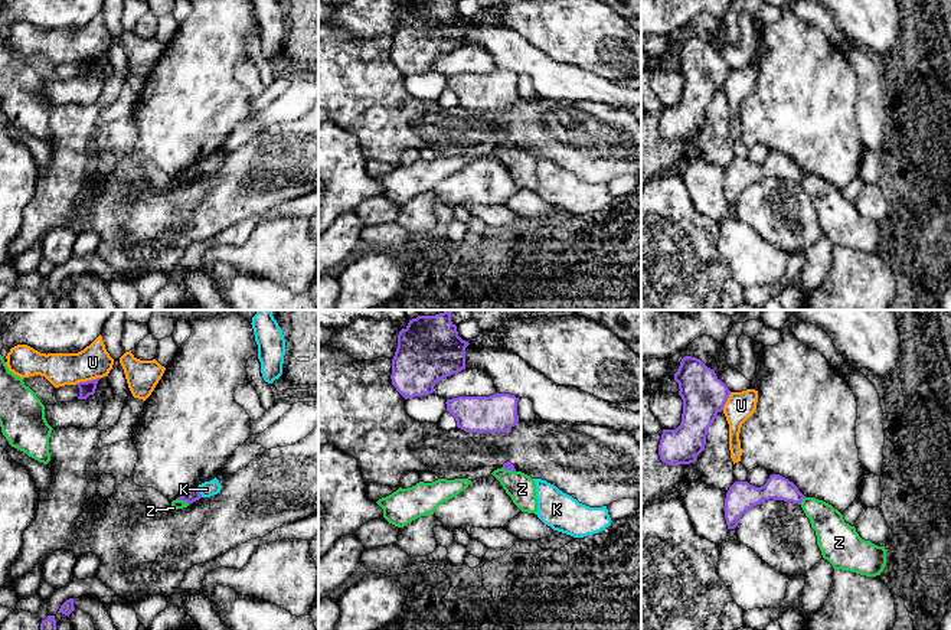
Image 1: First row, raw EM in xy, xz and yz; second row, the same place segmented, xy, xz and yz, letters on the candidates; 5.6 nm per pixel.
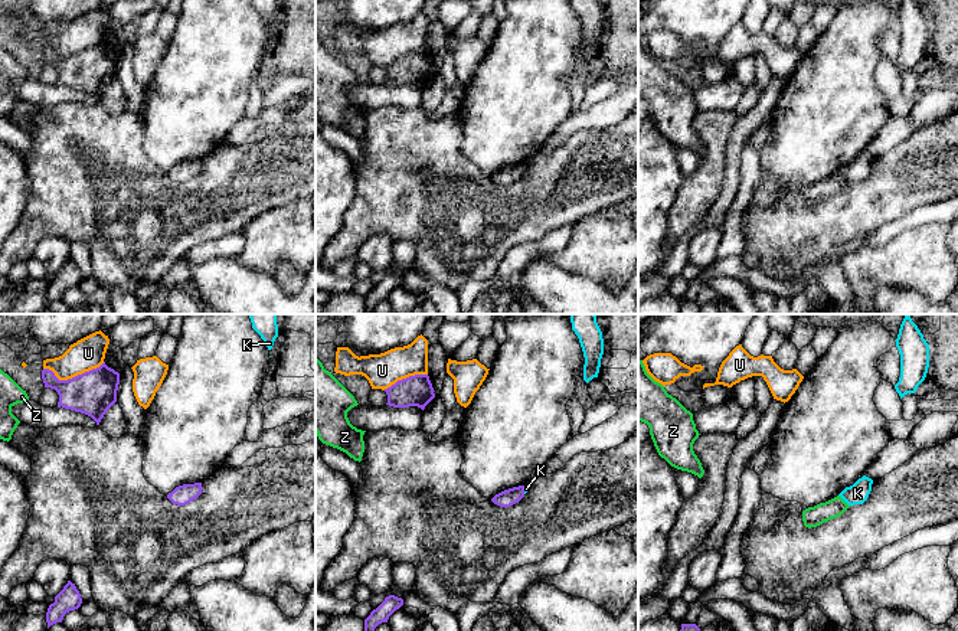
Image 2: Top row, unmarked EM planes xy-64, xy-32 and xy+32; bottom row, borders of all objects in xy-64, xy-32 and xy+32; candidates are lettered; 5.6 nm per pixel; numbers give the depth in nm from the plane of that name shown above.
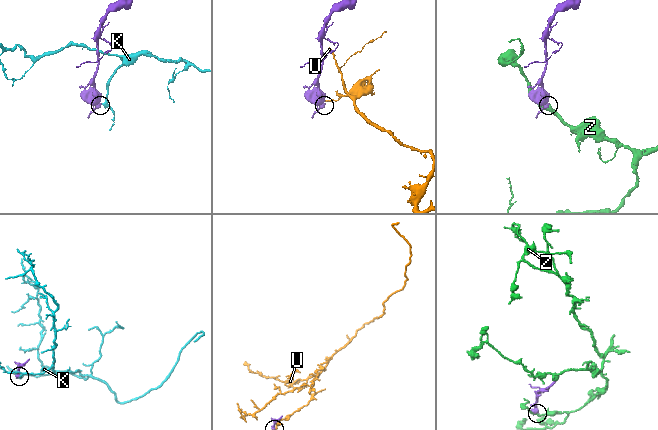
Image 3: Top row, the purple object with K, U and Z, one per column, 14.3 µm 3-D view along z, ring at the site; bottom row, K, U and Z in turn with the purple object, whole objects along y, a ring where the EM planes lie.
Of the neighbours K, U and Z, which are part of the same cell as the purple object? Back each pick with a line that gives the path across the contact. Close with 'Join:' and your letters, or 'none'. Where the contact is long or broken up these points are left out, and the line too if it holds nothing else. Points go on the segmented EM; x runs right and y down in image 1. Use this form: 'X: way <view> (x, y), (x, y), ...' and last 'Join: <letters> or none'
Join: none

